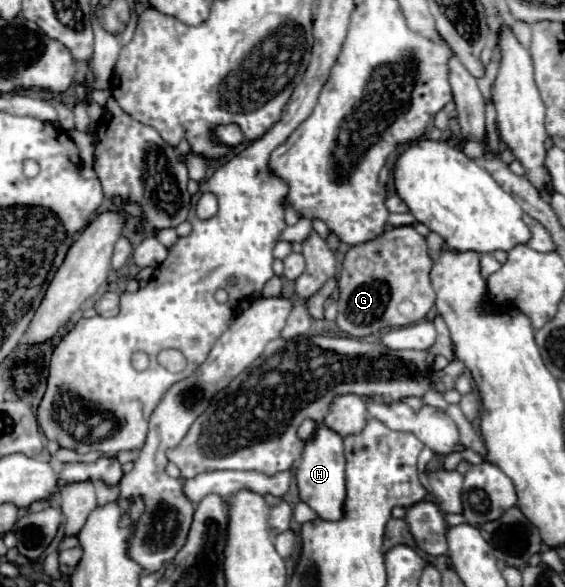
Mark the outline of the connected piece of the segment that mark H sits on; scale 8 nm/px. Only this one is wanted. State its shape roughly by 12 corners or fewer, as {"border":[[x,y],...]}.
{"border":[[306,419],[300,499],[336,521],[346,489],[342,437]]}

